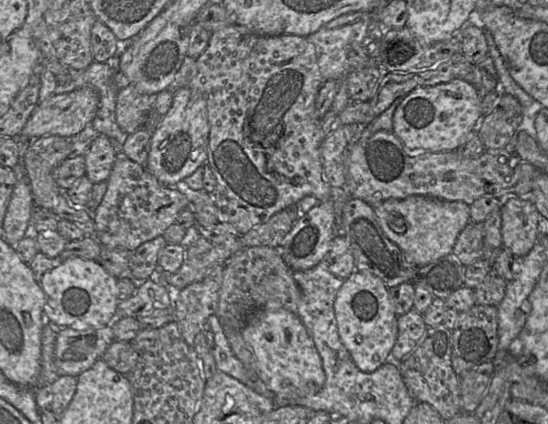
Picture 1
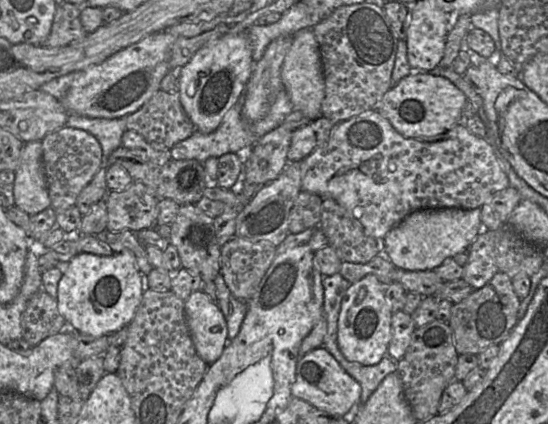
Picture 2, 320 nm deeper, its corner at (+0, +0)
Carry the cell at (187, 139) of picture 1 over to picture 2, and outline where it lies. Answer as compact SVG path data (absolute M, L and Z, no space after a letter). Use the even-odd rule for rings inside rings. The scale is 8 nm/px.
M245 32L240 33L233 33L233 34L226 34L214 41L210 41L203 47L201 47L193 56L192 58L186 63L183 67L179 69L179 93L180 93L180 100L183 109L185 110L186 114L192 121L193 125L195 126L195 130L199 130L200 132L204 134L208 134L213 132L218 128L218 126L221 124L224 116L226 113L234 106L234 104L238 101L240 95L242 92L245 92L245 85L247 81L249 80L252 70L254 66L254 61L252 59L252 48L249 42L249 39ZM190 84L195 85L195 93L193 95L189 95L187 92L187 89L189 88Z

